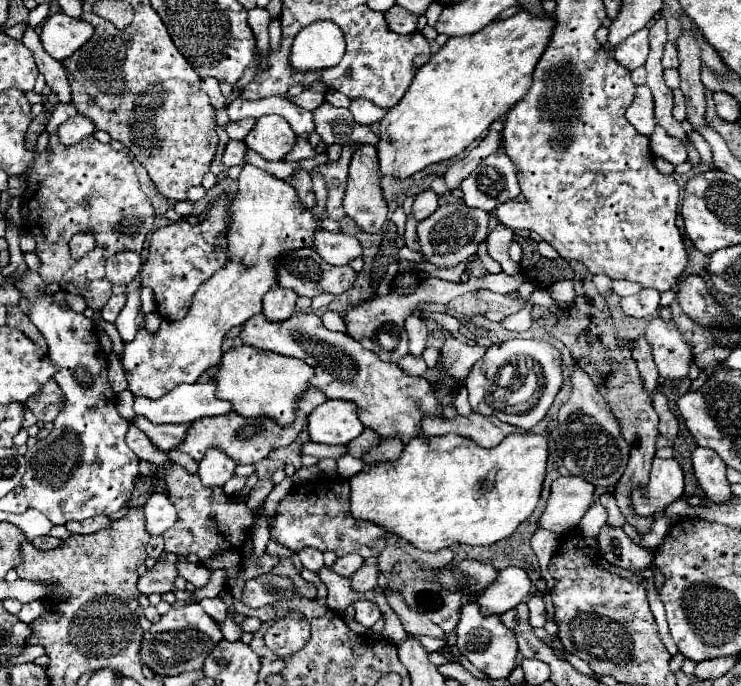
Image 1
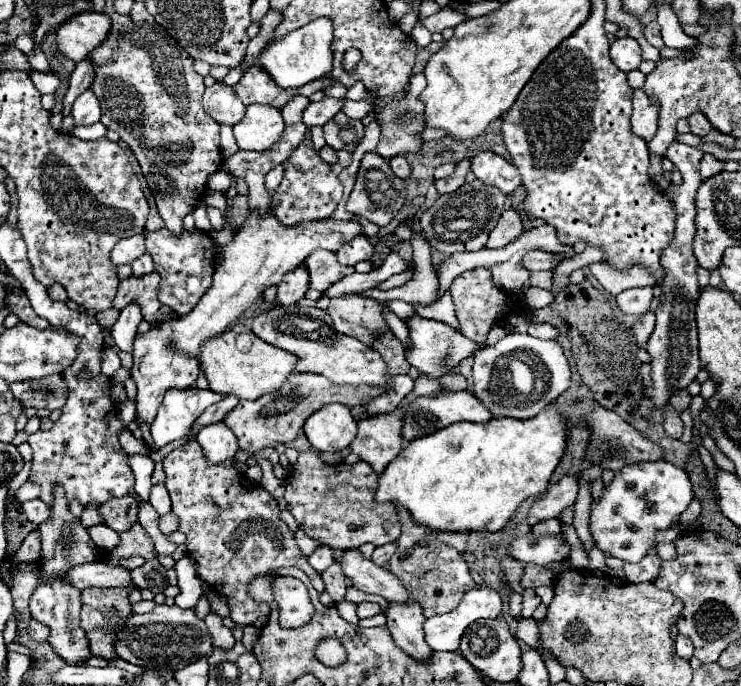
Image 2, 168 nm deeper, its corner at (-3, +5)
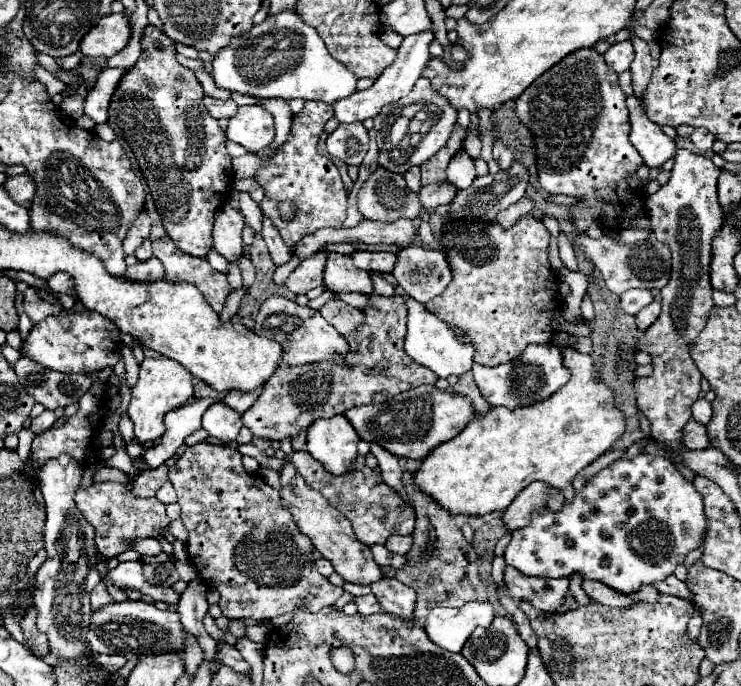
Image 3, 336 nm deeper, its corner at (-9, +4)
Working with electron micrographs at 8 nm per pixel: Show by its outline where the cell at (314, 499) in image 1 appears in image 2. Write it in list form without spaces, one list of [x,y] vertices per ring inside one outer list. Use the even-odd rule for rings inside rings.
[[[306,451],[298,455],[298,461],[292,465],[288,477],[286,477],[286,501],[290,513],[296,517],[298,525],[306,531],[308,537],[328,545],[330,549],[354,549],[364,543],[384,545],[390,541],[396,541],[400,537],[400,517],[396,513],[396,505],[386,501],[376,501],[376,487],[378,487],[378,475],[372,471],[372,467],[364,461],[358,463],[340,463],[340,465],[326,465],[318,451]]]

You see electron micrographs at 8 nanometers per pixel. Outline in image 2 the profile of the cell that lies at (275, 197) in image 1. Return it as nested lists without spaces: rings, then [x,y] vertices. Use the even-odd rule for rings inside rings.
[[[248,213],[246,223],[238,229],[238,233],[234,233],[234,239],[224,245],[224,263],[216,269],[214,273],[214,283],[212,287],[204,293],[204,297],[200,299],[200,303],[194,307],[194,311],[190,311],[188,315],[182,315],[174,321],[166,321],[154,329],[150,329],[146,335],[136,337],[134,341],[134,367],[132,367],[132,379],[136,381],[138,393],[136,393],[136,423],[152,423],[156,417],[156,411],[164,399],[164,393],[168,389],[192,389],[196,385],[196,377],[200,373],[198,369],[198,353],[200,353],[200,345],[204,339],[216,337],[220,333],[224,333],[258,297],[260,293],[264,293],[266,287],[270,285],[278,285],[282,281],[282,277],[290,271],[296,269],[312,251],[316,249],[328,249],[328,251],[338,251],[346,241],[354,239],[356,235],[364,235],[364,227],[358,221],[338,221],[338,219],[330,219],[330,221],[304,221],[302,225],[296,227],[286,227],[280,221],[276,221],[274,213],[266,213],[266,217],[260,217],[258,213]]]

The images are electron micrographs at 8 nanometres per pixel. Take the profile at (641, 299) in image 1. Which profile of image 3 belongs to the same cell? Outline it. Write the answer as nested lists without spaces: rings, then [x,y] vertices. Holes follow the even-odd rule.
[[[634,288],[634,290],[628,290],[620,296],[620,306],[626,314],[632,314],[636,316],[644,306],[648,306],[652,302],[652,292],[650,290],[640,290],[640,288]]]

